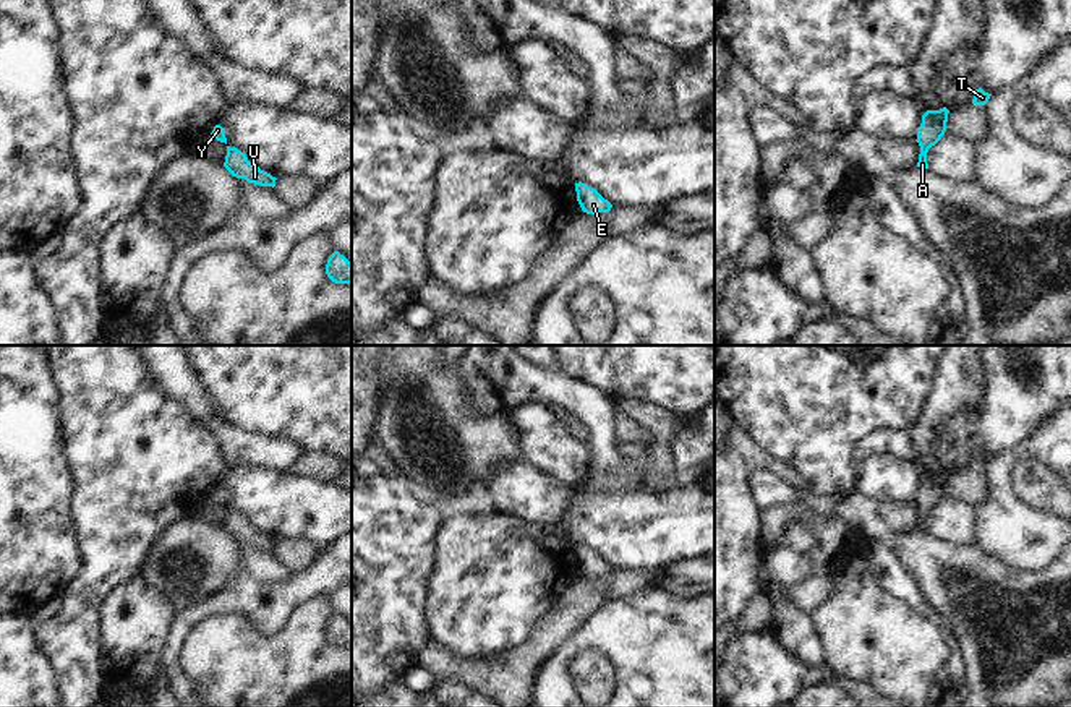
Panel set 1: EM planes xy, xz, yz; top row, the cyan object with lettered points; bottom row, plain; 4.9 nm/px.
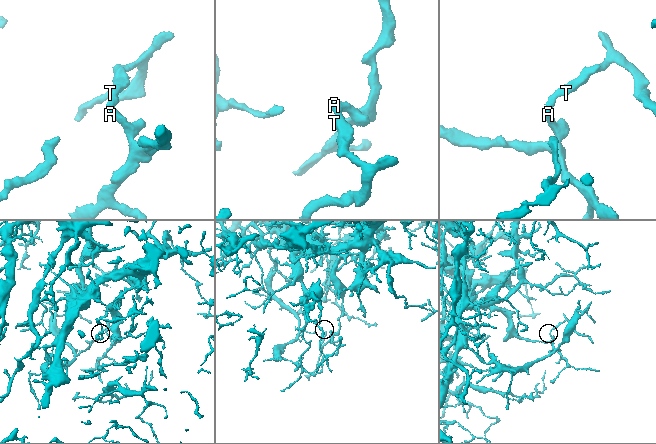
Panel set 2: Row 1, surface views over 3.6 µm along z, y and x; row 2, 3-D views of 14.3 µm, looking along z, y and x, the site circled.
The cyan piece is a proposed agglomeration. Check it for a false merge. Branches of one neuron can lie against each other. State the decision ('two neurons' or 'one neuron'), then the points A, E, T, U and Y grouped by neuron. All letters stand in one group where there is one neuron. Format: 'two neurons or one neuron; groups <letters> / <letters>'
one neuron; groups A E T U Y

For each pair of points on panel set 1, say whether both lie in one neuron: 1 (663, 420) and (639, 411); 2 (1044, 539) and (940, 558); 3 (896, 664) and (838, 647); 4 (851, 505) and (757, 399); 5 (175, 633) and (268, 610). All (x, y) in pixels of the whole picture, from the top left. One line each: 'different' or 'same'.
1: same
2: different
3: same
4: different
5: same

